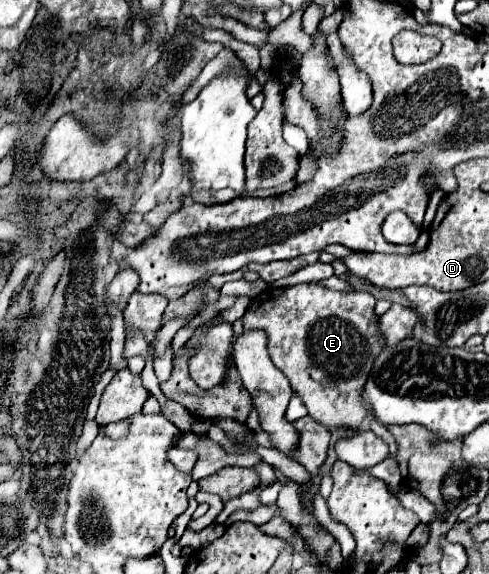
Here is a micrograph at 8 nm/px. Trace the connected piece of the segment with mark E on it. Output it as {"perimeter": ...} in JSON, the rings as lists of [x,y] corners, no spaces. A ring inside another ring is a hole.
{"perimeter":[[[297,284],[289,288],[269,288],[253,298],[243,316],[243,330],[263,330],[267,334],[267,350],[273,364],[289,378],[293,390],[303,398],[309,416],[329,426],[329,430],[345,428],[361,432],[361,422],[367,416],[367,408],[361,404],[363,384],[373,368],[375,358],[385,348],[385,340],[379,334],[377,316],[373,312],[375,298],[369,292],[337,292],[317,284]]]}

